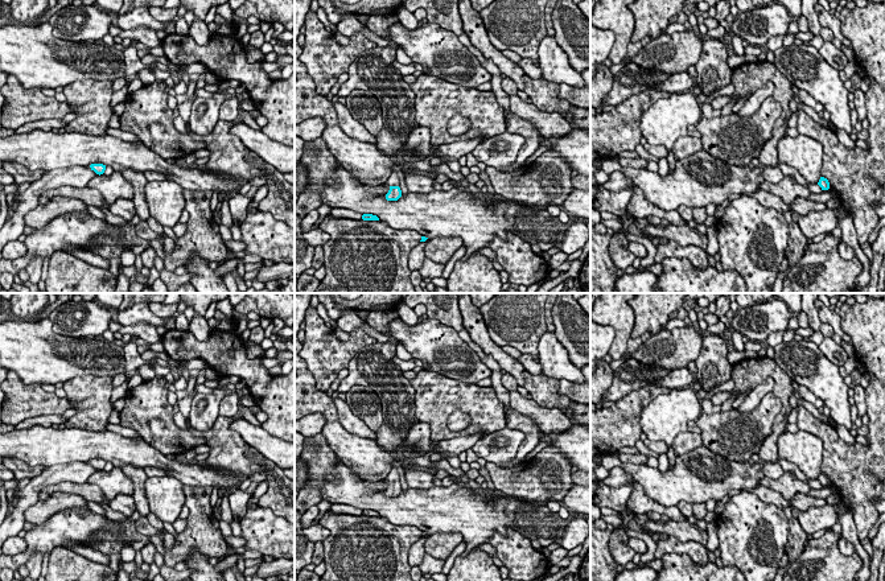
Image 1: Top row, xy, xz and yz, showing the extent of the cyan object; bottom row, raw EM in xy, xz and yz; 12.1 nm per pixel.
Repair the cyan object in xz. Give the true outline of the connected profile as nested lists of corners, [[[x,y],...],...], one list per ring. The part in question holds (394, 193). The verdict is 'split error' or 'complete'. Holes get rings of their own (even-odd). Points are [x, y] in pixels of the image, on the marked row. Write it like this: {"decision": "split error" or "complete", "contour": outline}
{"decision": "split error", "contour": [[[395,172],[391,173],[391,176],[386,184],[390,186],[390,190],[386,194],[386,199],[387,201],[398,201],[402,197],[402,190],[399,188],[400,180],[399,180],[398,174]]]}

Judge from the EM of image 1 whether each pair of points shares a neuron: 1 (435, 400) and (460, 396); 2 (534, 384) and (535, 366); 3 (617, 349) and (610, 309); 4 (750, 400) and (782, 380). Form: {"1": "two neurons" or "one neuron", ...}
{"1": "one neuron", "2": "two neurons", "3": "one neuron", "4": "two neurons"}

